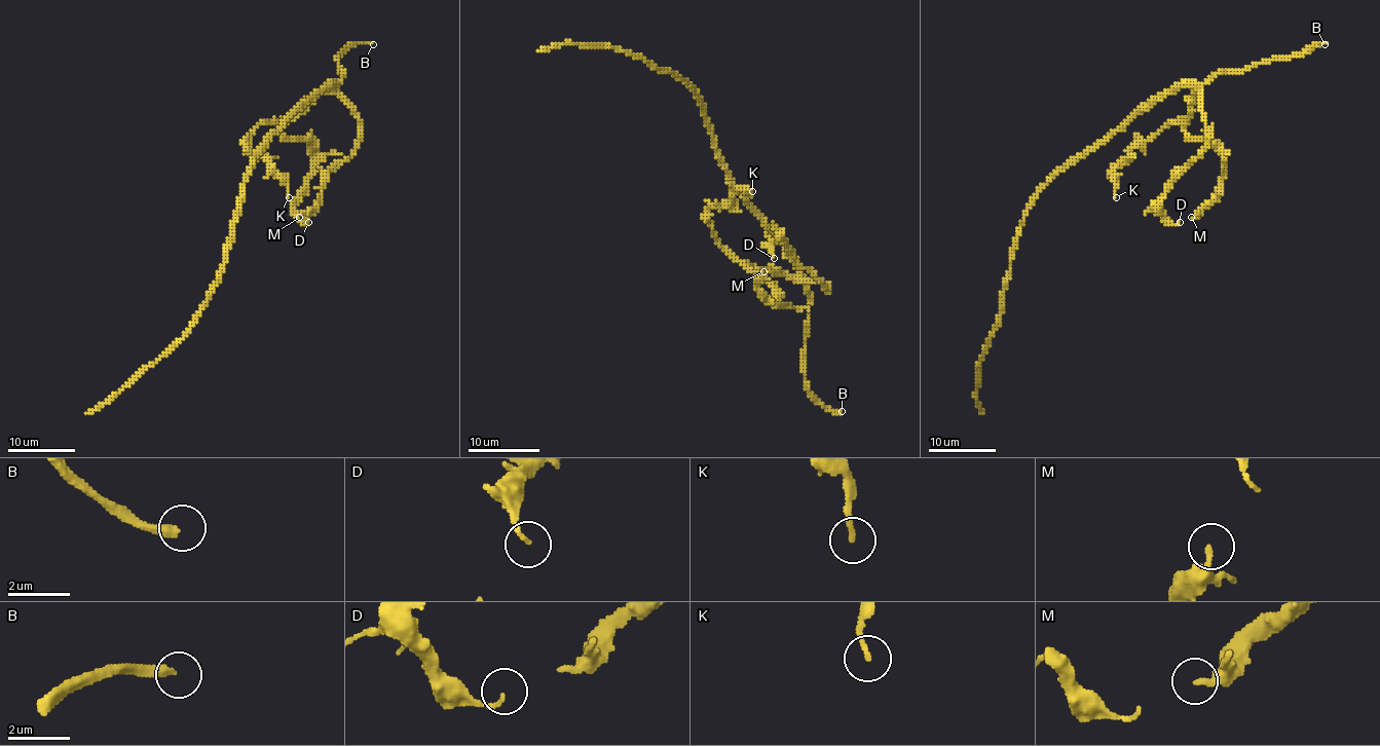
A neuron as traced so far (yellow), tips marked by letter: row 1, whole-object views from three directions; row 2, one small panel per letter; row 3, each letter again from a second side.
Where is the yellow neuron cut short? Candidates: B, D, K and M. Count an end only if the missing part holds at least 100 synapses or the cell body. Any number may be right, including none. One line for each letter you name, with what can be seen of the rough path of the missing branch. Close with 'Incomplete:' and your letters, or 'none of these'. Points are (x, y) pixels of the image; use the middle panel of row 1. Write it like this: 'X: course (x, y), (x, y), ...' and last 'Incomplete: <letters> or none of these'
Incomplete: B

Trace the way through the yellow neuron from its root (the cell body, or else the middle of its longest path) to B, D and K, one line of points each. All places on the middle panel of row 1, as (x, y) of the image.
B: (720, 157), (730, 182), (795, 264), (796, 276), (810, 296), (806, 386), (825, 406), (842, 411)
D: (720, 157), (730, 182), (784, 248), (796, 272), (827, 287), (790, 255), (783, 237), (772, 245), (774, 258)
K: (720, 157), (730, 182), (795, 264), (795, 276), (756, 271), (715, 237), (708, 211), (738, 189), (752, 191)

